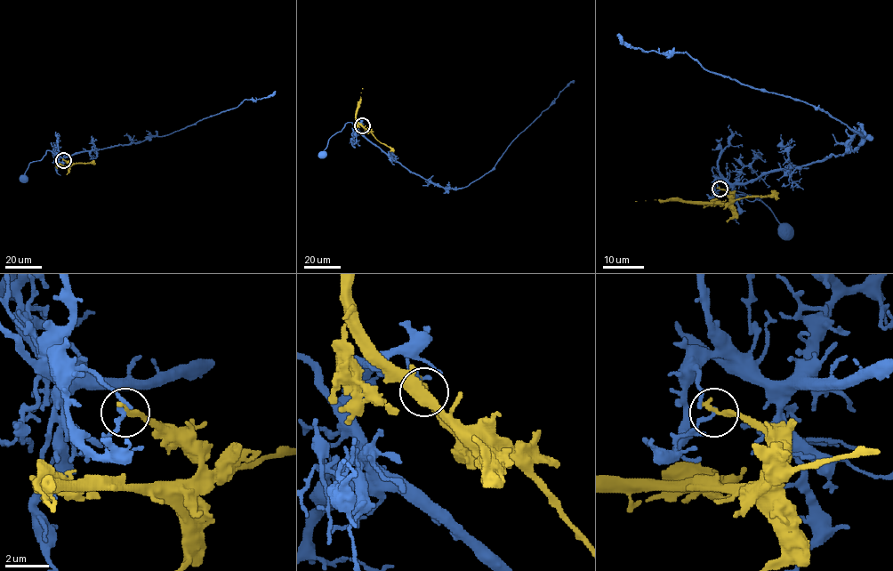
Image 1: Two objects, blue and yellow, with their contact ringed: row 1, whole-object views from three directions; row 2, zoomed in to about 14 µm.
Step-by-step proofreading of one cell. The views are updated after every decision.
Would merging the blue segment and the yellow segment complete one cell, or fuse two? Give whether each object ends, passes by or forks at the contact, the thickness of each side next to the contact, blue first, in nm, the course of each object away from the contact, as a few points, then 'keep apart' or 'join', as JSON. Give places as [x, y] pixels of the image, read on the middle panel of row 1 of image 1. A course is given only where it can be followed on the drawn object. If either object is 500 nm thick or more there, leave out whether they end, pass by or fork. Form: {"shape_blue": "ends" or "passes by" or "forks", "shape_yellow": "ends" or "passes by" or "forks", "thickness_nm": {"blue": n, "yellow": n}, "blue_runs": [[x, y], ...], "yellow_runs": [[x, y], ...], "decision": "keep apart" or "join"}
{"shape_blue": "forks", "shape_yellow": "ends", "thickness_nm": {"blue": 120, "yellow": 240}, "blue_runs": [[362, 125], [357, 123], [358, 131], [412, 172], [456, 189], [488, 172], [510, 143], [574, 81]], "yellow_runs": [[362, 125], [368, 130], [356, 117], [362, 88]], "decision": "keep apart"}

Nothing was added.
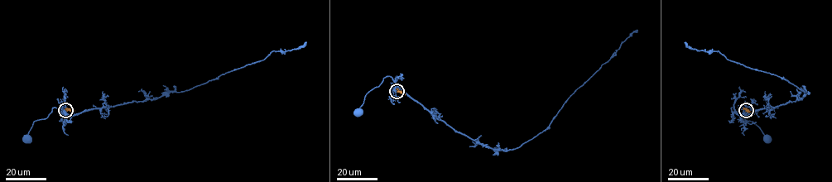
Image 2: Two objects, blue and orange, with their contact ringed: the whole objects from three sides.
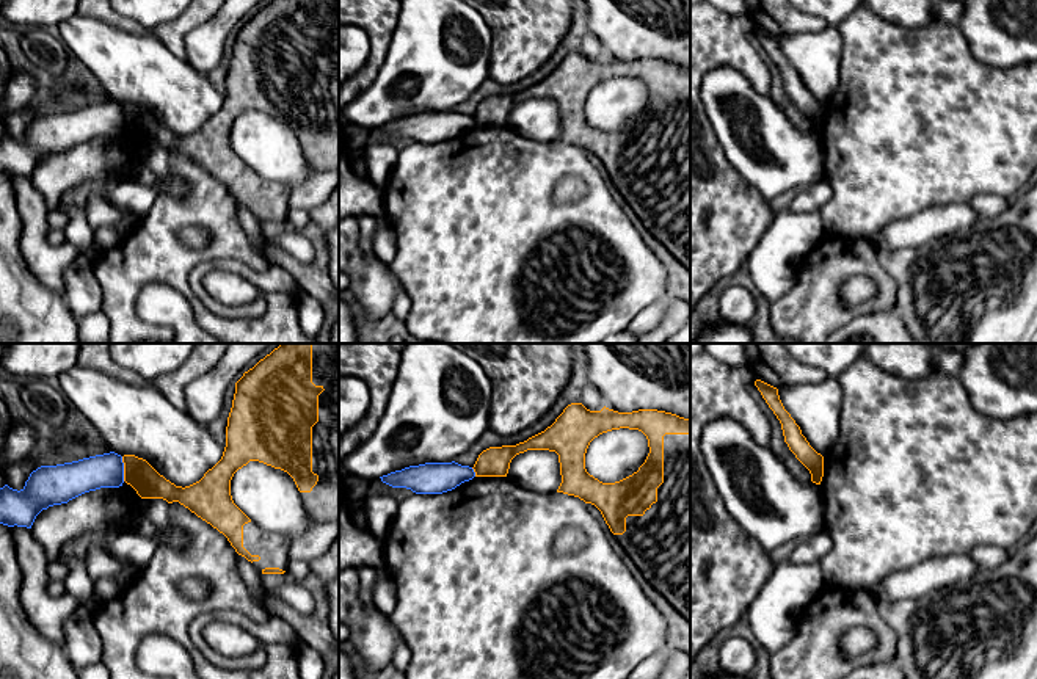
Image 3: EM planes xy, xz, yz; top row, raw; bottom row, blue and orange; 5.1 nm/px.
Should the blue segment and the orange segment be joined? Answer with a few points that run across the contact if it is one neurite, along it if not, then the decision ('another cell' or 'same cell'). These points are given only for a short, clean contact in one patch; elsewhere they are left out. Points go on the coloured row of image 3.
line xy (121, 457), (124, 480); another cell

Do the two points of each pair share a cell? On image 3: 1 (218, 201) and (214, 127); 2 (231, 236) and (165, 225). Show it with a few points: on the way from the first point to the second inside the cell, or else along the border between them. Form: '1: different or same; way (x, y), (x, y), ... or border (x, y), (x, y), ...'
1: different; border (187, 157), (215, 176), (237, 201)
2: same; way (215, 220), (212, 217), (181, 217)

